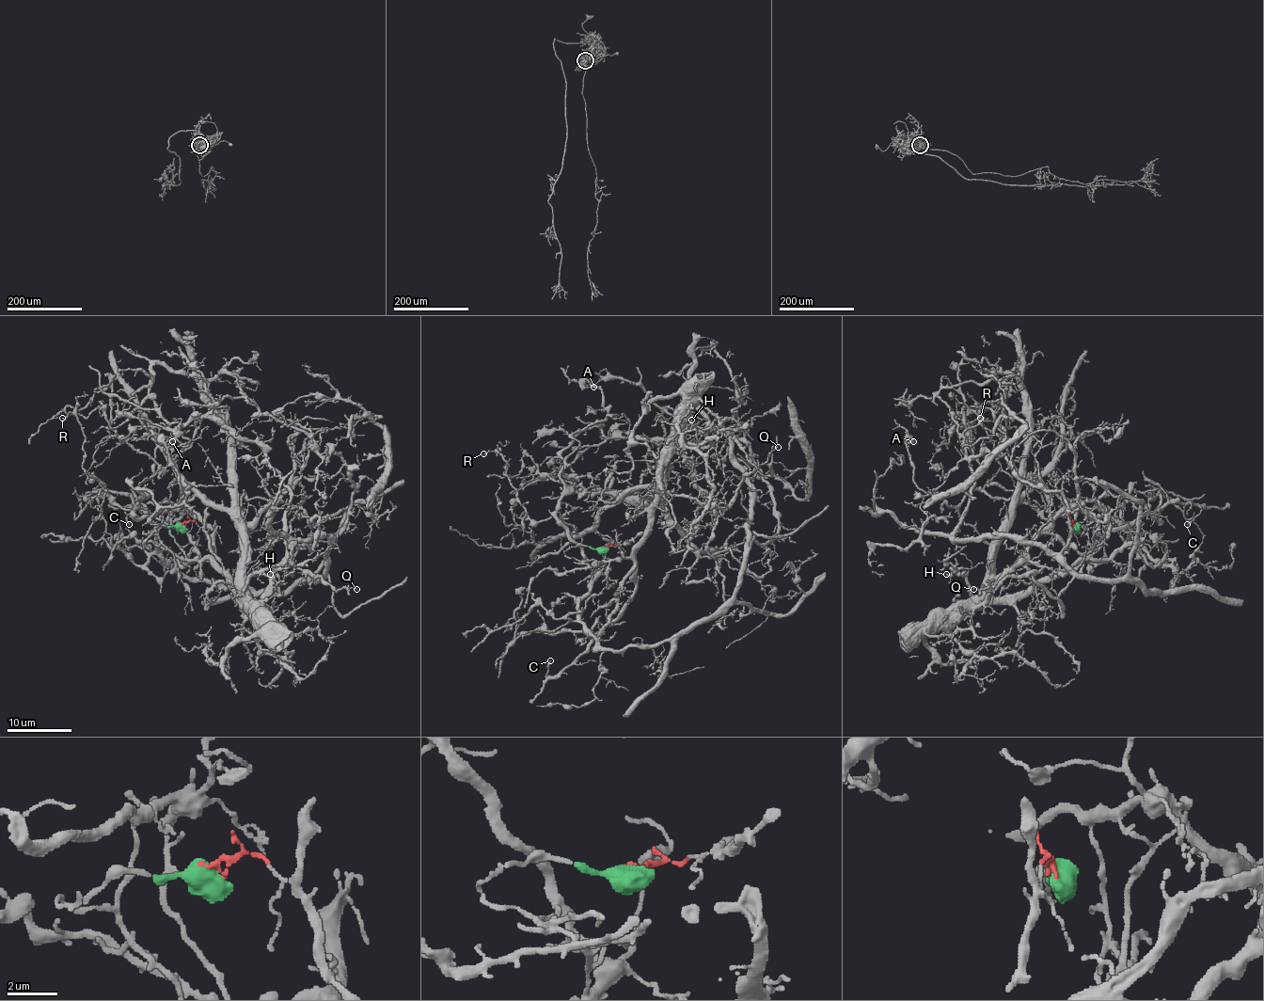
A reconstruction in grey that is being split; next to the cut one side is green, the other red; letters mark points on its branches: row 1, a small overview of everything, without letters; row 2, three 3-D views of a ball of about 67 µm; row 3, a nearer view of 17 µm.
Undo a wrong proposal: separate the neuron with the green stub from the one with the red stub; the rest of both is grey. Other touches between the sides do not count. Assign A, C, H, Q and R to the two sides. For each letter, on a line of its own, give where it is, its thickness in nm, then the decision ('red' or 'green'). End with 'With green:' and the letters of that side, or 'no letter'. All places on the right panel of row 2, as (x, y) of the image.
A: (913, 441) | 110 nm | green
C: (1187, 524) | 160 nm | red
H: (946, 574) | 140 nm | red
Q: (973, 589) | 120 nm | red
R: (980, 418) | 130 nm | green
With green: A, R

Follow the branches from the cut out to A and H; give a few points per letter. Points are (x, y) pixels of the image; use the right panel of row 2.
A: (1074, 524), (1086, 532), (1074, 510), (1042, 516), (977, 490), (949, 506), (917, 485), (913, 440)
H: (1074, 524), (1072, 521), (1067, 551), (1059, 567), (1026, 590), (981, 597), (974, 596), (961, 575), (945, 574)

